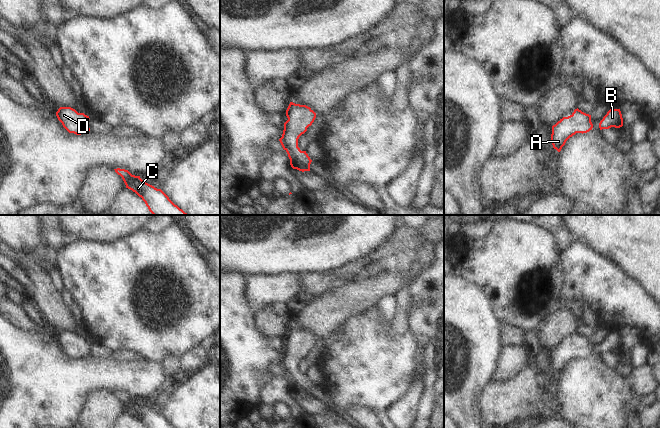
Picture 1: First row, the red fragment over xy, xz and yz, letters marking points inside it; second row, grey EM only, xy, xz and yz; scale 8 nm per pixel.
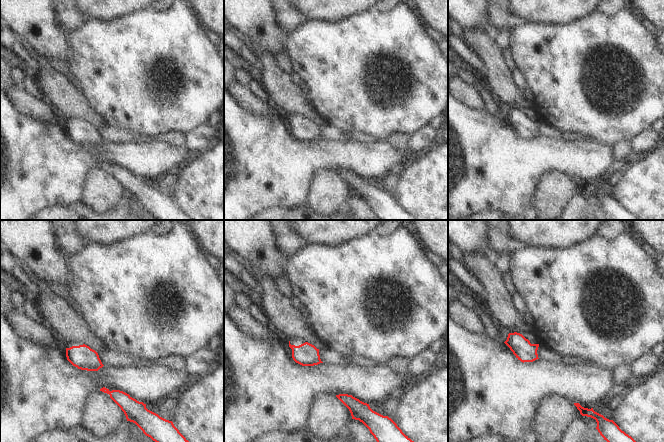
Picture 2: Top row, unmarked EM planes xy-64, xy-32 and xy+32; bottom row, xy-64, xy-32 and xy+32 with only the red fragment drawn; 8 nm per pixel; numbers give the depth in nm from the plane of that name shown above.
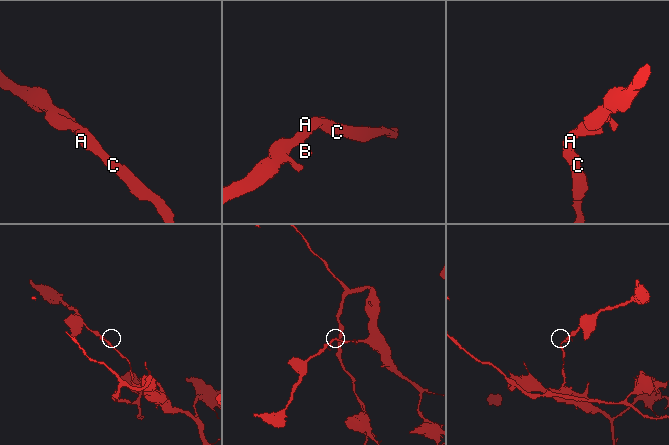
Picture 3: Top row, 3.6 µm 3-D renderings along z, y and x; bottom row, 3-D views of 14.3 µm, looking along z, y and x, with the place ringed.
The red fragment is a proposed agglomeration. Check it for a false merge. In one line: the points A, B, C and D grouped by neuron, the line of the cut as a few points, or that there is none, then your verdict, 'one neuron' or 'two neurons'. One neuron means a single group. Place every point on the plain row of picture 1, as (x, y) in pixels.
A B C D | no cut | one neuron

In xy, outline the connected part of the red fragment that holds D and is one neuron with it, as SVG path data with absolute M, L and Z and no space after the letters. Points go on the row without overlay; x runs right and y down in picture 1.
M60 331L56 340L69 357L81 359L90 355L89 340L78 337L71 331Z

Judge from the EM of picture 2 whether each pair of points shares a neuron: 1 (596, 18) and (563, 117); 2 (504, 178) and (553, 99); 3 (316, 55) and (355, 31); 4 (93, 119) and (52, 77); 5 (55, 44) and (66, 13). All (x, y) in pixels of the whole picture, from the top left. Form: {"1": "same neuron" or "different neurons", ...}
{"1": "same neuron", "2": "different neurons", "3": "same neuron", "4": "same neuron", "5": "different neurons"}

